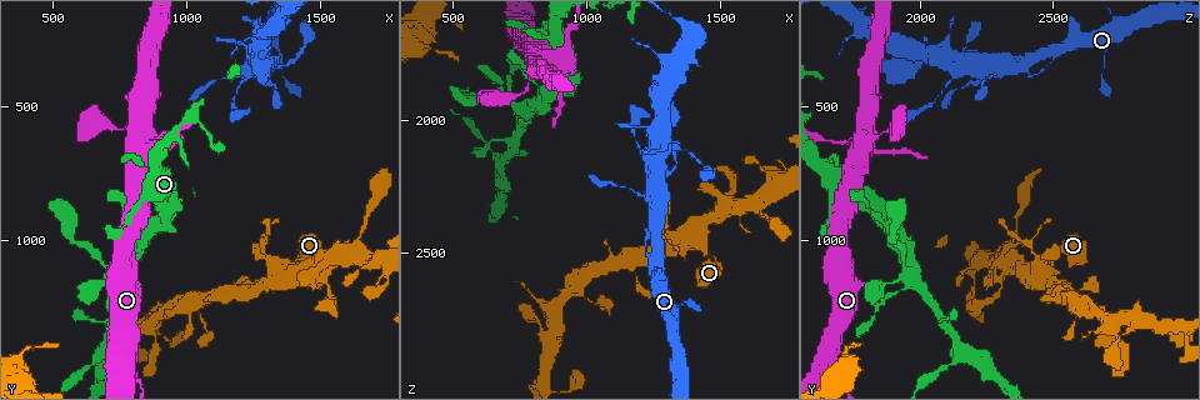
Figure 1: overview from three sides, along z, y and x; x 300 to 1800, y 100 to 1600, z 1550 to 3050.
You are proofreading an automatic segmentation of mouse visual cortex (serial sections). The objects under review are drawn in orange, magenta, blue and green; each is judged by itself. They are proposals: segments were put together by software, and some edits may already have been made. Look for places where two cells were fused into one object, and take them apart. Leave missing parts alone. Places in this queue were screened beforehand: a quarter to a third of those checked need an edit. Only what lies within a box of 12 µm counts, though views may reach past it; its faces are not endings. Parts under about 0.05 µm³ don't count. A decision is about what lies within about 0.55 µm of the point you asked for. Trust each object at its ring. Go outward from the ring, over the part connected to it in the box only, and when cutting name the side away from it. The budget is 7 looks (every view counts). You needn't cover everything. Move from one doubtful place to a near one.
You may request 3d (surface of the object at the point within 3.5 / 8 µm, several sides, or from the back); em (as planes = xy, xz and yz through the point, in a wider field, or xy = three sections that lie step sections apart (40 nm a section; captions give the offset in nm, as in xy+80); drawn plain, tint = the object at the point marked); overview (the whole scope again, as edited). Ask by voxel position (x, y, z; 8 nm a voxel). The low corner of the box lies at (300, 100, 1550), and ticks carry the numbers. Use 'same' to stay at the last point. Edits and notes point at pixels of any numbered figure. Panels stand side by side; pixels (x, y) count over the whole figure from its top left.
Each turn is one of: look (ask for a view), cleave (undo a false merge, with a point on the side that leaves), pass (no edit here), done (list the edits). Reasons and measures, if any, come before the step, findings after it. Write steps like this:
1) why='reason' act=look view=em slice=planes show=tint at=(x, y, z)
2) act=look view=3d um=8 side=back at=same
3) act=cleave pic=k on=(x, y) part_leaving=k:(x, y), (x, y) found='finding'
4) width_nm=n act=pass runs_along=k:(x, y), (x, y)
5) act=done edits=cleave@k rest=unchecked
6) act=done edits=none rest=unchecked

why='narrows sharply' act=look view=3d um=3.5 at=(1150, 390, 2250)

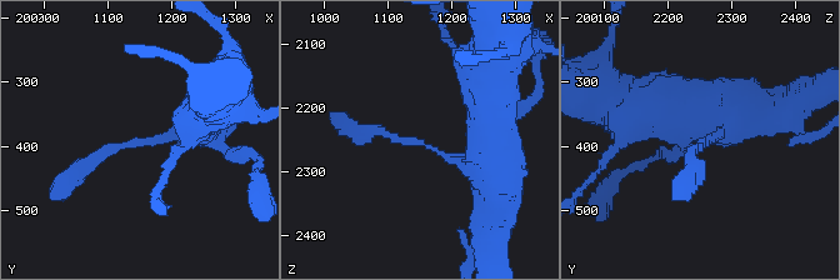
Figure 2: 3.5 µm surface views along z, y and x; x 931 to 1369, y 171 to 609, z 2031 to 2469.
why='now the EM' act=look view=em slice=xy step=5 show=tint at=(1150, 390, 2260)

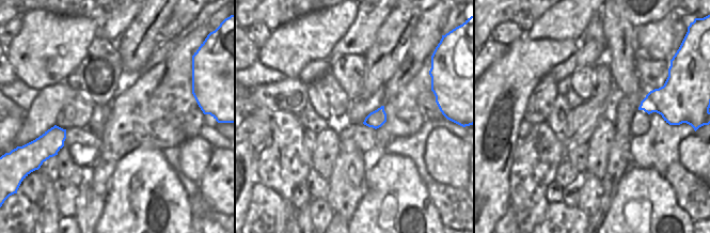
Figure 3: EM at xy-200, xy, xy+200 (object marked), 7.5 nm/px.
act=pass runs_along=2:(220, 98), (189, 133), (120, 144), (70, 179) found='one cell here'

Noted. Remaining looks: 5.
why='thin neck' act=look view=3d um=8 at=(1290, 1070, 2470)

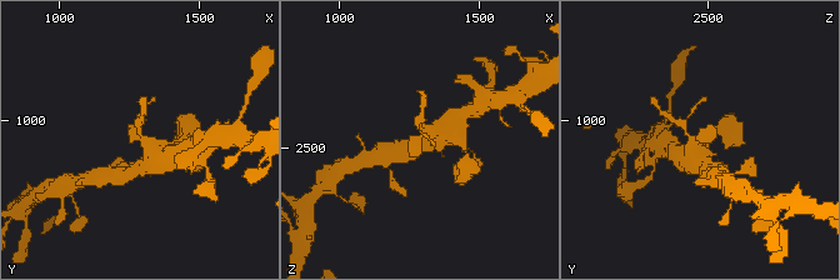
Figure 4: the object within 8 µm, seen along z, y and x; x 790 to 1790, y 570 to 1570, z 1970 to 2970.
act=look view=em slice=planes show=tint at=(1290, 1070, 2450)

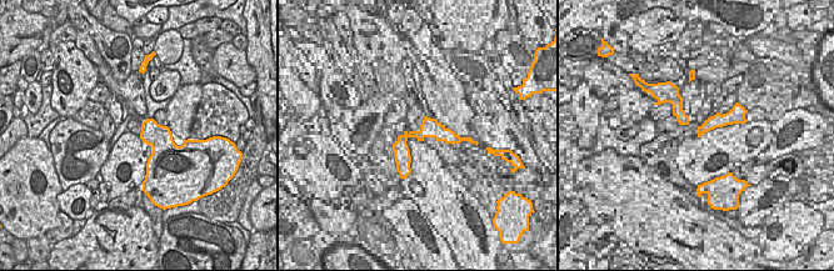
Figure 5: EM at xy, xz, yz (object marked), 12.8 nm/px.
act=cleave pic=4 on=(419, 119) part_leaving=4:(420, 129), (423, 93) found='a second cell is stuck on'

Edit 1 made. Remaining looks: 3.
act=done edits=cleave@4 rest=unchecked

